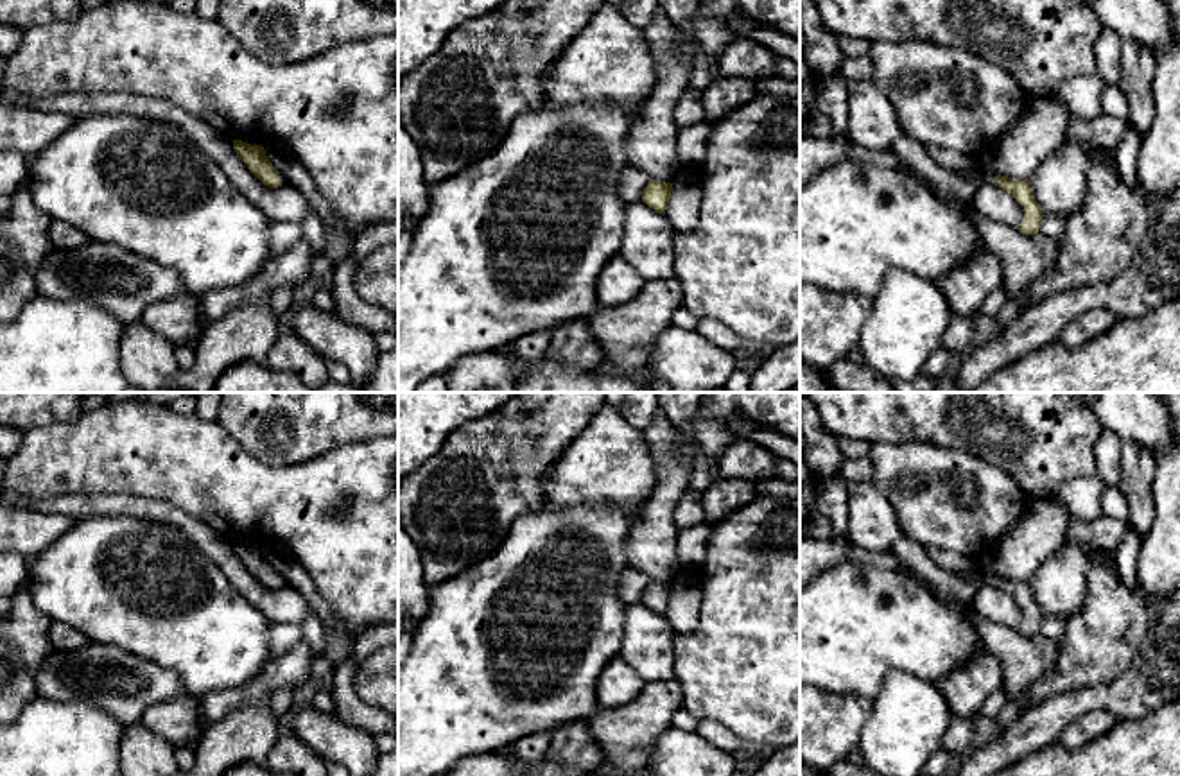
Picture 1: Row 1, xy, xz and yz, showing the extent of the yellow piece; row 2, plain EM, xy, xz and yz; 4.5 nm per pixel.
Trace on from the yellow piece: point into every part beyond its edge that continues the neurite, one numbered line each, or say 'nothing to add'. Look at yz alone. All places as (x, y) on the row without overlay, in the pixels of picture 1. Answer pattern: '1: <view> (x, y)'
1: yz (913, 554)

